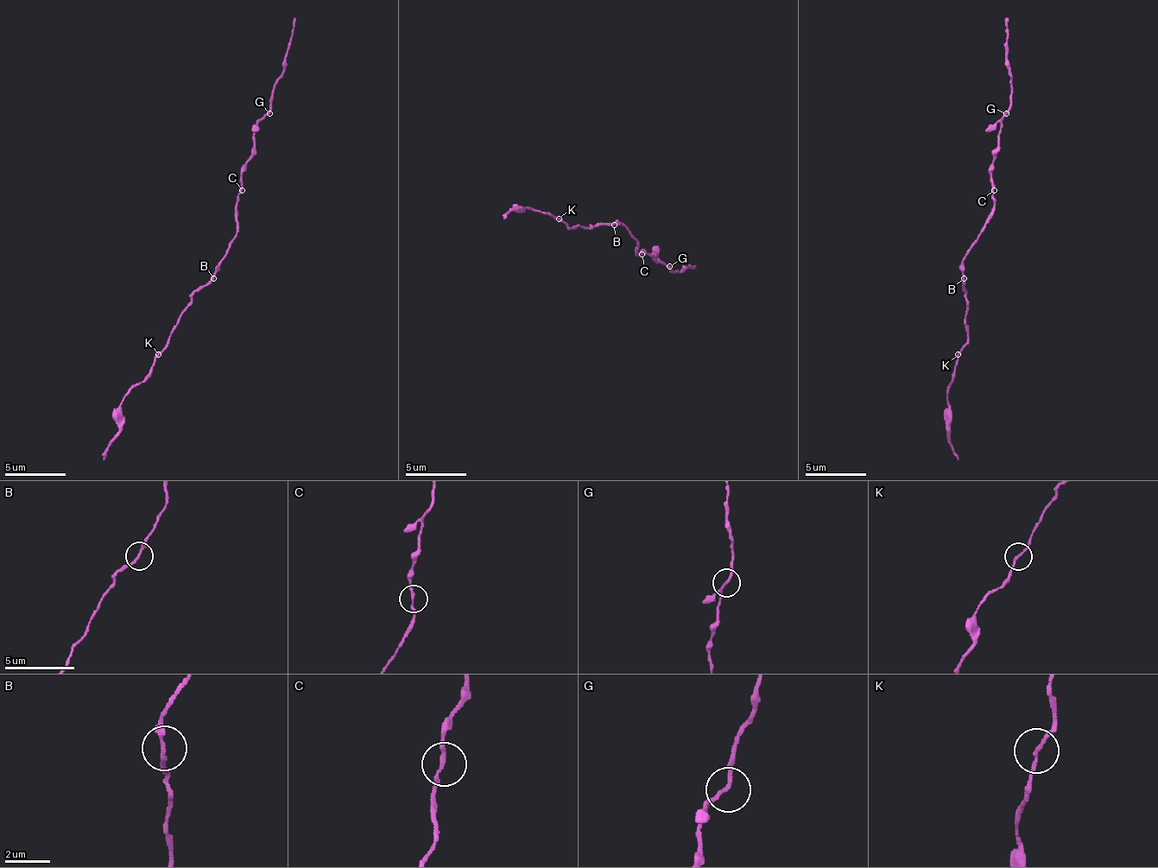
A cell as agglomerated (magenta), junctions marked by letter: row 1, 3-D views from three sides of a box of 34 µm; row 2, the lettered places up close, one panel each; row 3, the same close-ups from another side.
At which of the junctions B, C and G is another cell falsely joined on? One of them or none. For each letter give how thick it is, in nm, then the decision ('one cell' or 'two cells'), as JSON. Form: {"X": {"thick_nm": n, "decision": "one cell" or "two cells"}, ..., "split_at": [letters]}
{"B": {"thick_nm": 180, "decision": "one cell"}, "C": {"thick_nm": 170, "decision": "one cell"}, "G": {"thick_nm": 170, "decision": "one cell"}, "split_at": []}

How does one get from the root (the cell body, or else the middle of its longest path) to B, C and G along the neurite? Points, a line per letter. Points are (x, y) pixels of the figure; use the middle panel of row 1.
B: (627, 230), (621, 224), (615, 224)
C: (627, 230), (635, 239), (635, 254), (642, 254)
G: (627, 230), (635, 239), (635, 254), (645, 251), (654, 260), (663, 260), (669, 266)

